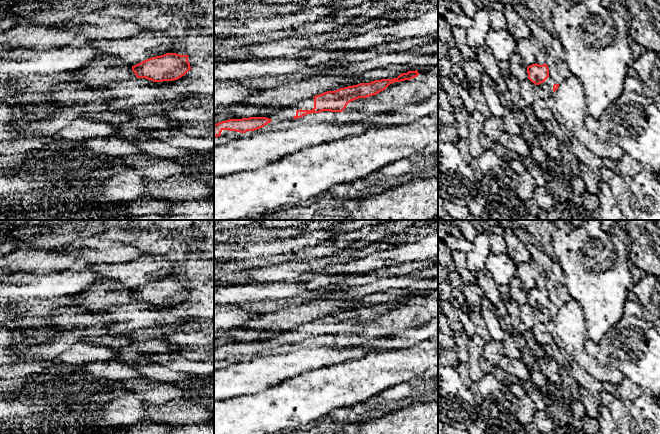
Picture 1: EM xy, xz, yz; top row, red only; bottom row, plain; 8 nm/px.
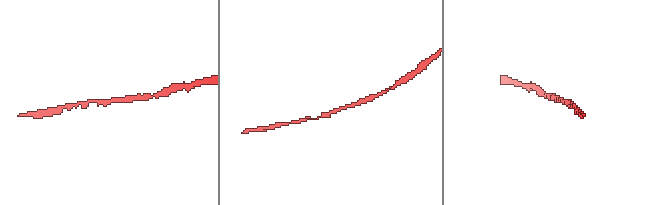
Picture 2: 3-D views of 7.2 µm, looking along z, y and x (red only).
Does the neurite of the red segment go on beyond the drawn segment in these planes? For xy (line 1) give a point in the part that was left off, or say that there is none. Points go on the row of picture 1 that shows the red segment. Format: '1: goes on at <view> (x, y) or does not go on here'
1: does not go on here

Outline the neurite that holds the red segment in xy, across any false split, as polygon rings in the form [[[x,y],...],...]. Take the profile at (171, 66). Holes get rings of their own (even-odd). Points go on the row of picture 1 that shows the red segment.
[[[166,53],[132,66],[132,71],[137,78],[146,78],[153,82],[173,81],[192,69],[188,57],[188,55]]]

